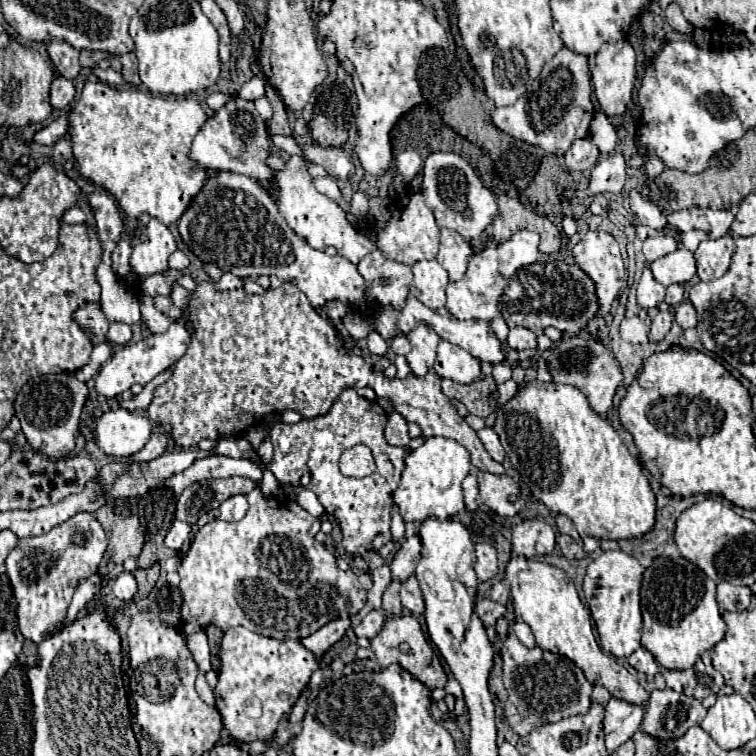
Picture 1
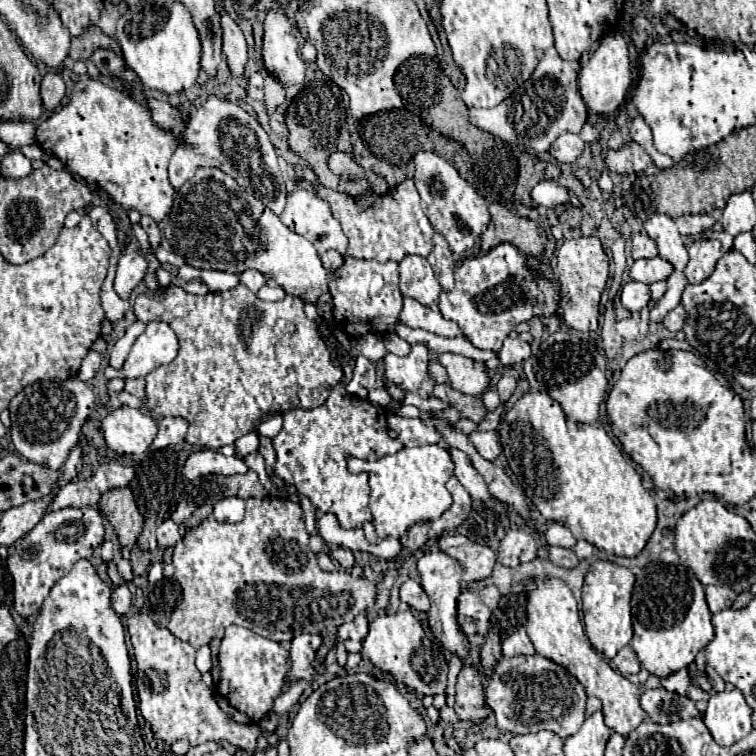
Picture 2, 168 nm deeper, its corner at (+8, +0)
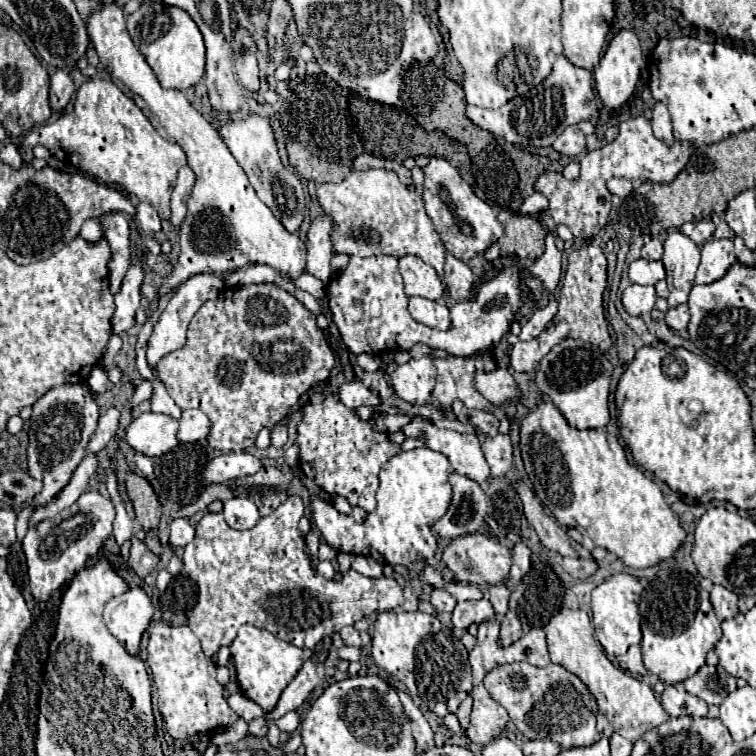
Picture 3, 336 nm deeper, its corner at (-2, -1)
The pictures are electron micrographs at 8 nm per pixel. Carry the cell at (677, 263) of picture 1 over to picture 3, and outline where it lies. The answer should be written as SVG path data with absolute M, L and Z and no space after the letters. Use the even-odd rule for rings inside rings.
M638 259L630 263L628 277L632 283L638 283L638 285L656 285L660 279L666 279L666 269L662 261Z

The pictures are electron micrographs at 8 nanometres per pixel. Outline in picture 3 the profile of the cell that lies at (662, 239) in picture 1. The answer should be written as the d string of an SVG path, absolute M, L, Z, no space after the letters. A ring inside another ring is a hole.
M650 239L648 243L644 243L642 247L642 259L648 259L648 261L658 261L662 259L664 251L662 251L662 243L658 239Z

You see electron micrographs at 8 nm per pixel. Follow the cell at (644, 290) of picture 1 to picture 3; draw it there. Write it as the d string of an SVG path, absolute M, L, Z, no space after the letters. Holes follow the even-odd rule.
M630 285L622 293L622 303L630 315L650 313L656 303L656 291L652 285Z

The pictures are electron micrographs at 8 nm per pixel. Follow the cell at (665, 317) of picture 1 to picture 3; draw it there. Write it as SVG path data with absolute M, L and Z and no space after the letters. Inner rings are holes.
M672 229L664 241L664 259L666 281L670 289L668 307L678 307L688 301L690 289L694 285L694 275L700 263L700 247L686 237L680 229Z

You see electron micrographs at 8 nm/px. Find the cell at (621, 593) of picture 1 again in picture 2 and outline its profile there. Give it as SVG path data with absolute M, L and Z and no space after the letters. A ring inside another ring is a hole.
M598 560L590 566L582 588L582 610L584 610L584 630L590 638L594 650L606 658L614 658L622 646L632 640L631 595L634 574L618 564Z

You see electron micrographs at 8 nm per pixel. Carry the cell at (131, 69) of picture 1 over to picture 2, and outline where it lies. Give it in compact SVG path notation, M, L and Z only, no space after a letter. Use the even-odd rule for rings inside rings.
M86 28L86 32L82 36L72 38L72 46L70 46L70 58L72 60L88 60L92 56L92 52L96 48L112 48L116 52L120 52L118 44L114 38L106 36L104 32L98 32L98 28Z

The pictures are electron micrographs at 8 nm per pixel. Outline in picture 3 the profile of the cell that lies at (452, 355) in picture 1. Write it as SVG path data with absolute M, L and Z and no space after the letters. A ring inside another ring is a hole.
M496 367L492 371L476 371L474 387L494 405L500 405L504 401L512 401L518 397L518 385L506 367Z

